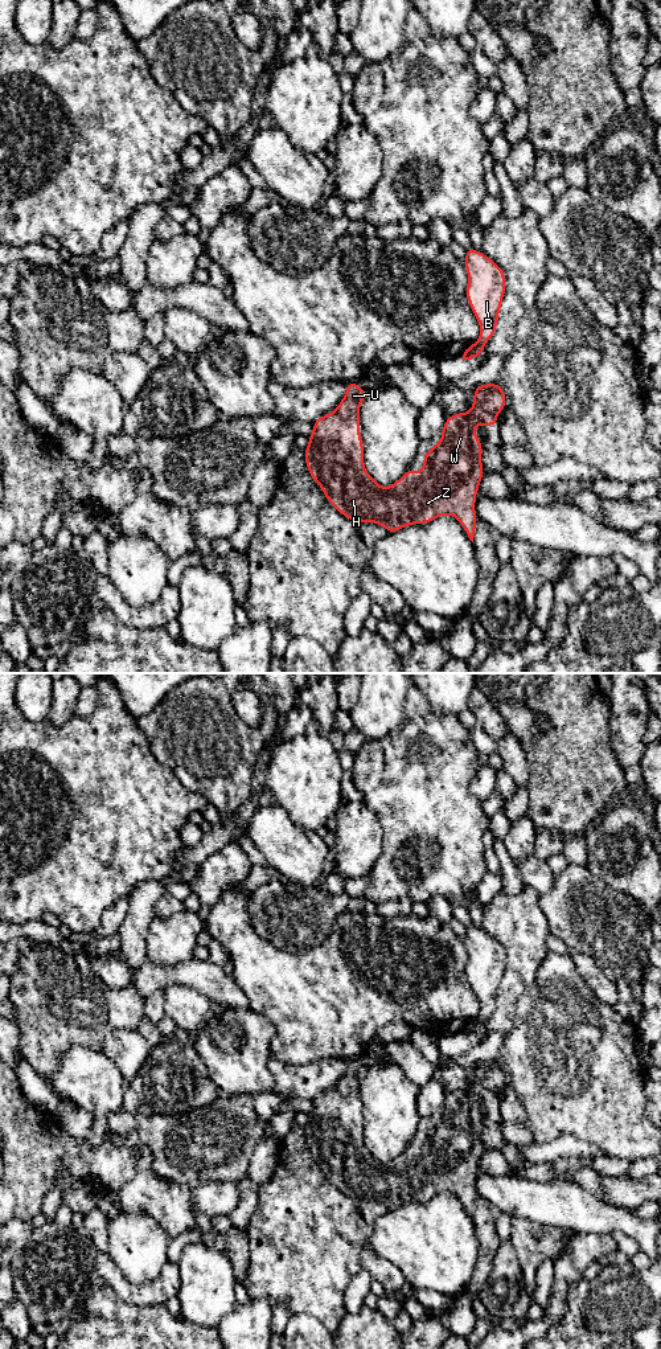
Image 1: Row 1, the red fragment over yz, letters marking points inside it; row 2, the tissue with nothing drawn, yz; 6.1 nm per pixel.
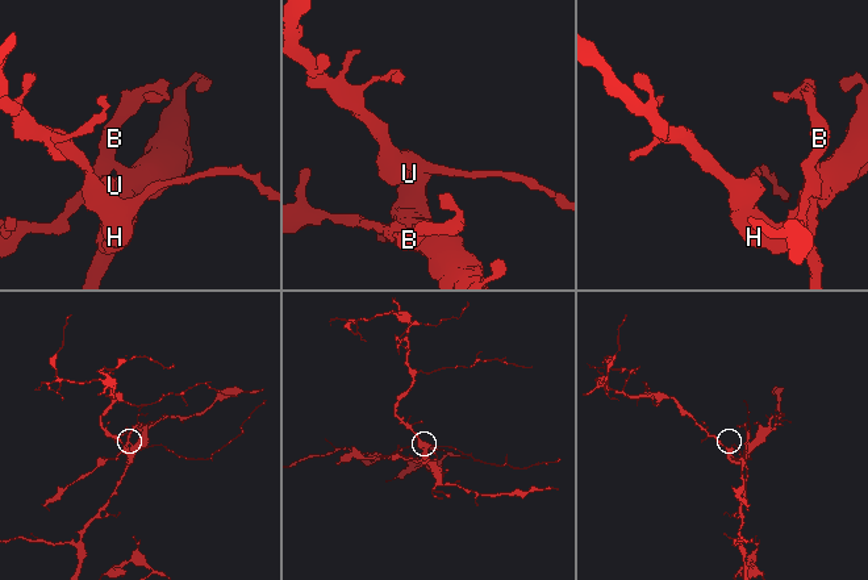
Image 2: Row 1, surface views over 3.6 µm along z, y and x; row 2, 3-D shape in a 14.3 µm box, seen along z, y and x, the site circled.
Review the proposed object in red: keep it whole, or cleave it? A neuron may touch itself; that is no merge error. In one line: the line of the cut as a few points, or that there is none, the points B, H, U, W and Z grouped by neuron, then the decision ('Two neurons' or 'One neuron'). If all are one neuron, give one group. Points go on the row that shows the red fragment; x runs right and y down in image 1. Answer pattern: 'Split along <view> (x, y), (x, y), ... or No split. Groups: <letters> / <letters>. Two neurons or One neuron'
Split along yz (481, 345), (475, 345), (464, 355). Groups: B / H U W Z. Two neurons

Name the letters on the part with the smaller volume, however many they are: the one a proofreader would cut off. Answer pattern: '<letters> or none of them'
B

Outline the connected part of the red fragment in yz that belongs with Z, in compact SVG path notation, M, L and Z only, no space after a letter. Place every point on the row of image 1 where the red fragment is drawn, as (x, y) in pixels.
M358 381L345 385L345 397L337 409L313 422L313 431L308 436L309 443L304 451L308 472L320 485L327 500L345 518L379 524L389 533L412 524L426 525L440 516L449 514L457 518L473 542L477 525L476 495L485 473L481 463L483 444L475 435L475 427L479 423L498 426L496 414L502 413L508 403L501 385L483 384L472 390L475 398L471 411L447 417L440 432L442 442L423 454L422 473L407 470L389 488L381 487L365 470L364 443L360 435L360 405L369 391L364 391Z

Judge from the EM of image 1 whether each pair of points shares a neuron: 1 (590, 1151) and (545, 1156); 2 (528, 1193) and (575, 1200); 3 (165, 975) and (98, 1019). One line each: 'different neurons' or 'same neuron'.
1: same neuron
2: same neuron
3: different neurons

